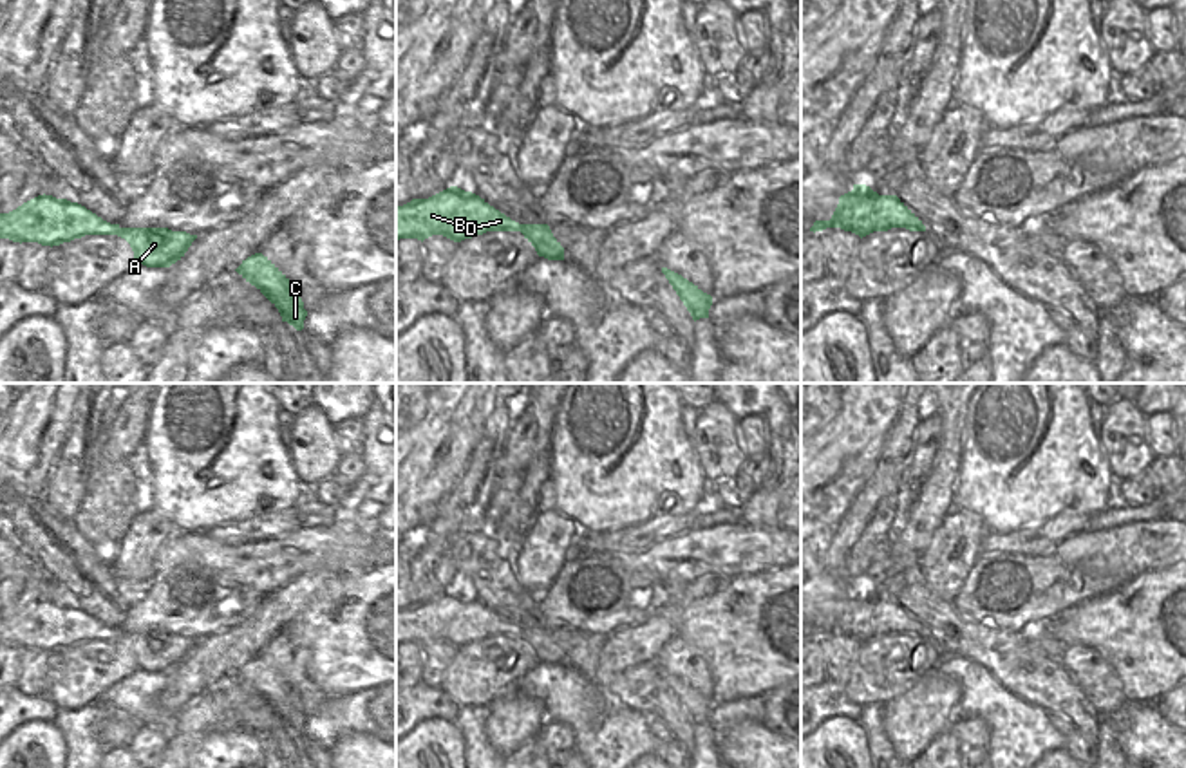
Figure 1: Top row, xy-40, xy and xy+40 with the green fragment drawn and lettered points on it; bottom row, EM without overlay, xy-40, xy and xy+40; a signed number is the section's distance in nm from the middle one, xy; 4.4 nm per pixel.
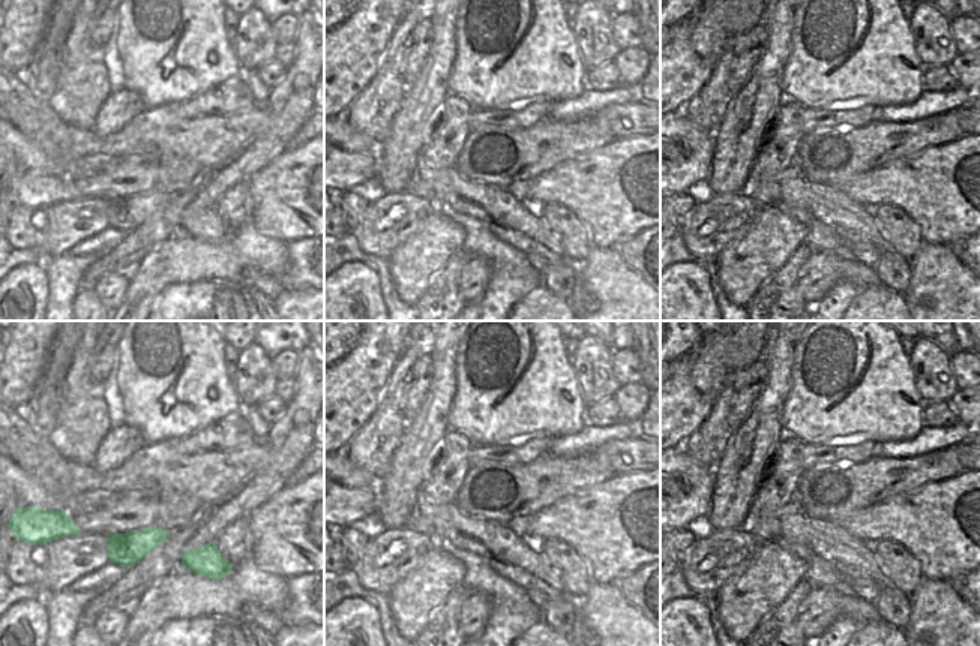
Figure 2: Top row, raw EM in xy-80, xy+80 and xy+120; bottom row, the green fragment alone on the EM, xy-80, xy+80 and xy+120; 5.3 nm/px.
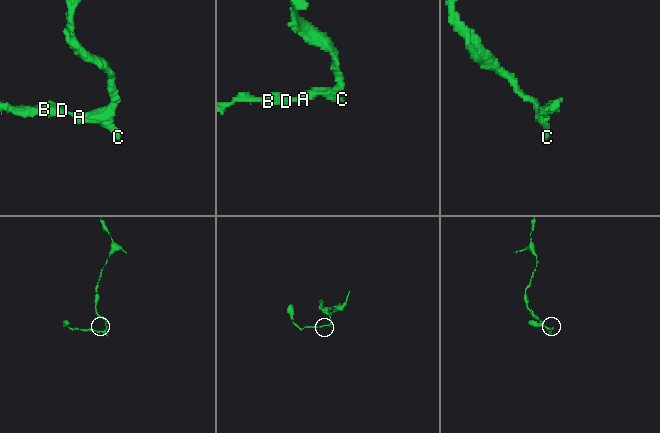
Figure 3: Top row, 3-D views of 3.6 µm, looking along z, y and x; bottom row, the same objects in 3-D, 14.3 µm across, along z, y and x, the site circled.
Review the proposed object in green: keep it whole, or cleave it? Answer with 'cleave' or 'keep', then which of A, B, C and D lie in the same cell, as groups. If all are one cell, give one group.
keep; groups A B C D

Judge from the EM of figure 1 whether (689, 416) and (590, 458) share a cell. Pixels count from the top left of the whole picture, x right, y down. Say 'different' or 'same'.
different

